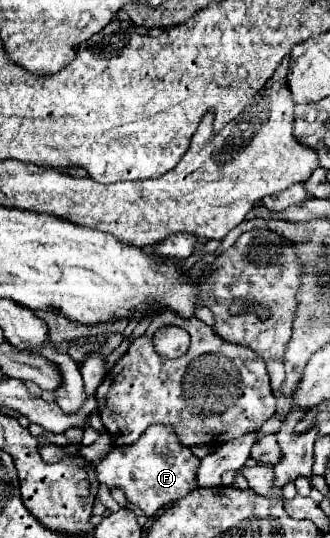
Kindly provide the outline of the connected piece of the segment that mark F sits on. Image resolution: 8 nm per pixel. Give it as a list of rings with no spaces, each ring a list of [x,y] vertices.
[[[151,425],[133,445],[113,447],[113,451],[97,465],[97,479],[109,489],[121,489],[129,503],[137,505],[147,517],[153,517],[161,507],[197,489],[197,467],[199,459],[189,447],[179,443],[171,425]]]

